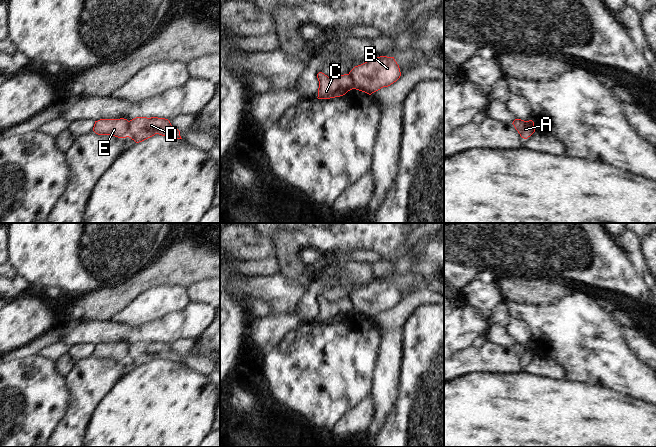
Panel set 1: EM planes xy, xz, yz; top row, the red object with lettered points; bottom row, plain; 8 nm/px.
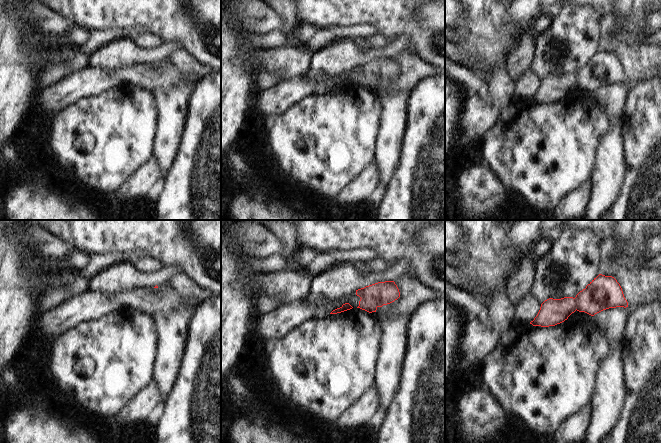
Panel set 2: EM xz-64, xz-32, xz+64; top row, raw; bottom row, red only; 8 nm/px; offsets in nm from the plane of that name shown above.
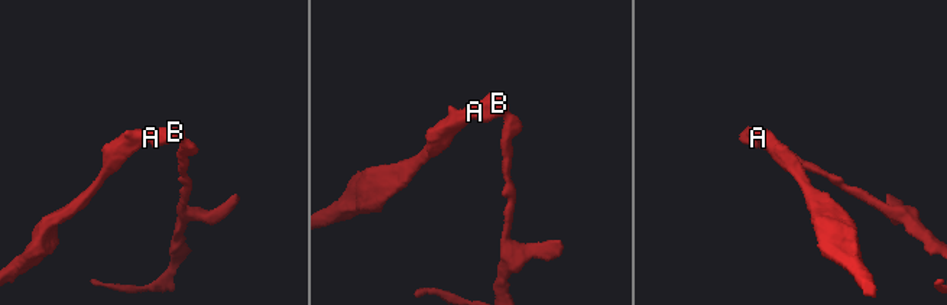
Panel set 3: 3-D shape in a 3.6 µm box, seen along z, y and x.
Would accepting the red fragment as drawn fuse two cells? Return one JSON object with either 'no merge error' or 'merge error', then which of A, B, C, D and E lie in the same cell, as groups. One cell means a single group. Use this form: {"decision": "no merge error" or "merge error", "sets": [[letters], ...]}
{"decision": "merge error", "sets": [["A", "B", "D"], ["C", "E"]]}

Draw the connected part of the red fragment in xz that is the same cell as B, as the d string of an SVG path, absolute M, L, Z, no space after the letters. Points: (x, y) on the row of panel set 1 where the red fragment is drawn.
M380 56L355 66L349 72L349 76L353 82L353 89L371 95L396 82L401 72L394 57Z

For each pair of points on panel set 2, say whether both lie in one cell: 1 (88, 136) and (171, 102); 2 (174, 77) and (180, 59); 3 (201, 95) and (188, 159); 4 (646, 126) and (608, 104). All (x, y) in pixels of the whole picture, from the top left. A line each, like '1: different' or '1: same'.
1: different
2: different
3: same
4: different

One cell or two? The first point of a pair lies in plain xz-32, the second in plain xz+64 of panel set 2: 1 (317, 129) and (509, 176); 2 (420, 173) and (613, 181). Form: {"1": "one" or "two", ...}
{"1": "one", "2": "two"}

